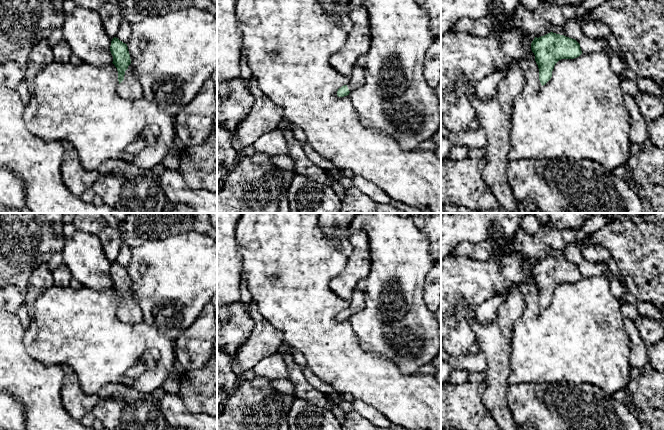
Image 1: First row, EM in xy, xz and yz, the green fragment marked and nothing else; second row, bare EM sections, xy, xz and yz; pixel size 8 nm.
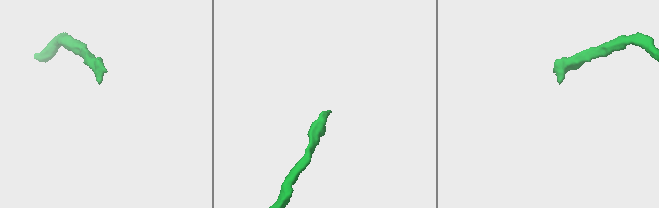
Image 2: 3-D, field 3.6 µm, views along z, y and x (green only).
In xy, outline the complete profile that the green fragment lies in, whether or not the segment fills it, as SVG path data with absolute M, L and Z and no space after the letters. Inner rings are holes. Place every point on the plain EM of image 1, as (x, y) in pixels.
M114 261L111 265L110 275L113 280L112 287L118 295L119 318L124 322L142 322L142 312L136 295L131 289L127 268Z

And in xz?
M358 287L354 288L353 295L349 301L347 309L342 310L337 315L338 321L344 321L349 319L350 316L362 311L365 308L365 297L364 294Z

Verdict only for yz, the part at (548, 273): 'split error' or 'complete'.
complete

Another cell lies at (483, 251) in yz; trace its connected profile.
M488 238L481 243L463 242L451 252L451 255L454 257L466 257L476 261L486 261L492 258L496 251L505 251L506 249L505 246L498 245L496 240Z

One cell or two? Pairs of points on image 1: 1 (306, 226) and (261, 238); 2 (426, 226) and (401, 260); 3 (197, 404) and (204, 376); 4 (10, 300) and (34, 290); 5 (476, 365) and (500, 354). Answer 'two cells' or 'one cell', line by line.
1: one cell
2: two cells
3: one cell
4: two cells
5: two cells

